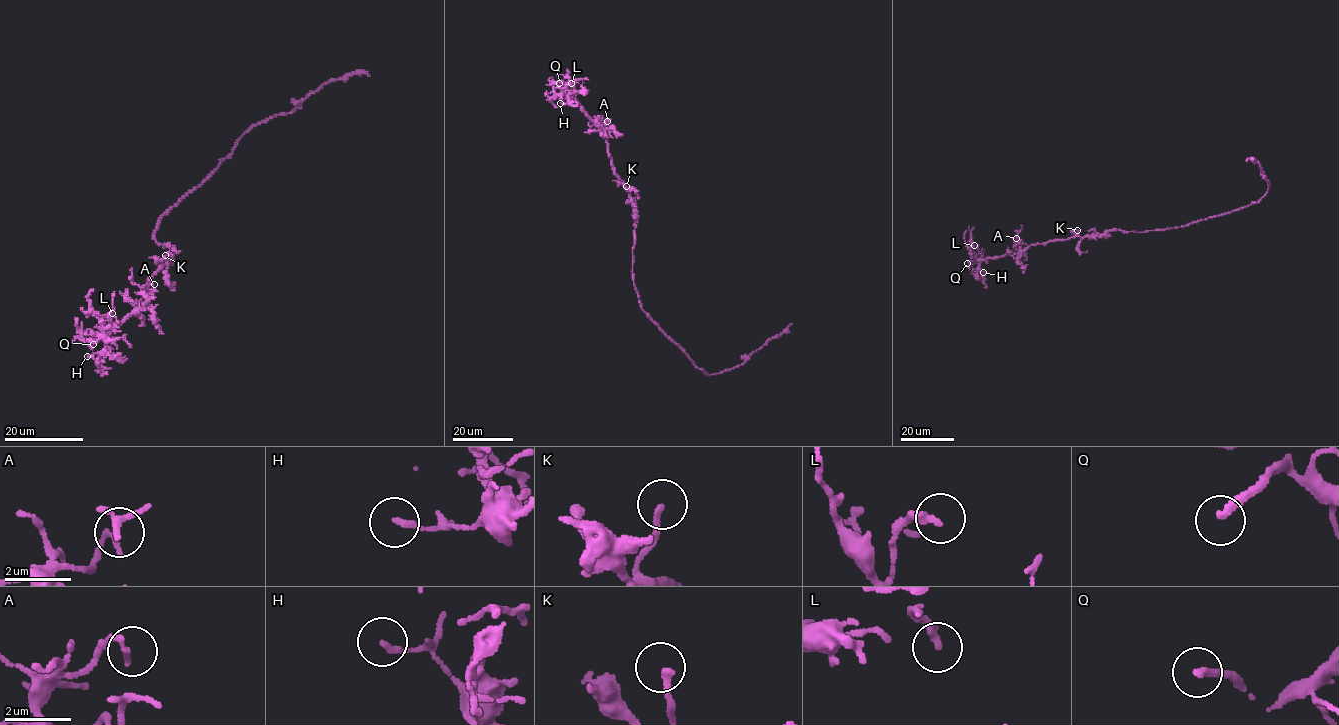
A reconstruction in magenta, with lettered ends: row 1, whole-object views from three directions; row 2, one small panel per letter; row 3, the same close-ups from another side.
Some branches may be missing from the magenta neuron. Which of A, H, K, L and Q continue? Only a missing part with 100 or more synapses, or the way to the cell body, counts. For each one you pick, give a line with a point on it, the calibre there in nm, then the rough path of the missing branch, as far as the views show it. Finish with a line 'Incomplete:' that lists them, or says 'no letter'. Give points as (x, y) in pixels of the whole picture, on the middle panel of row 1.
Q: Place: (559, 83). Thickness 260 nm
Incomplete: Q

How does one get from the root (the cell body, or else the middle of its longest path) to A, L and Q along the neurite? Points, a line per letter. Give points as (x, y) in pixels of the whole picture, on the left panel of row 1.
A: (154, 237), (172, 251), (149, 281), (146, 309), (143, 290), (154, 284)
L: (154, 237), (159, 245), (171, 248), (168, 263), (152, 276), (138, 309), (103, 334), (112, 313)
Q: (154, 237), (159, 245), (166, 244), (171, 248), (168, 263), (152, 276), (145, 299), (138, 309), (93, 344)

